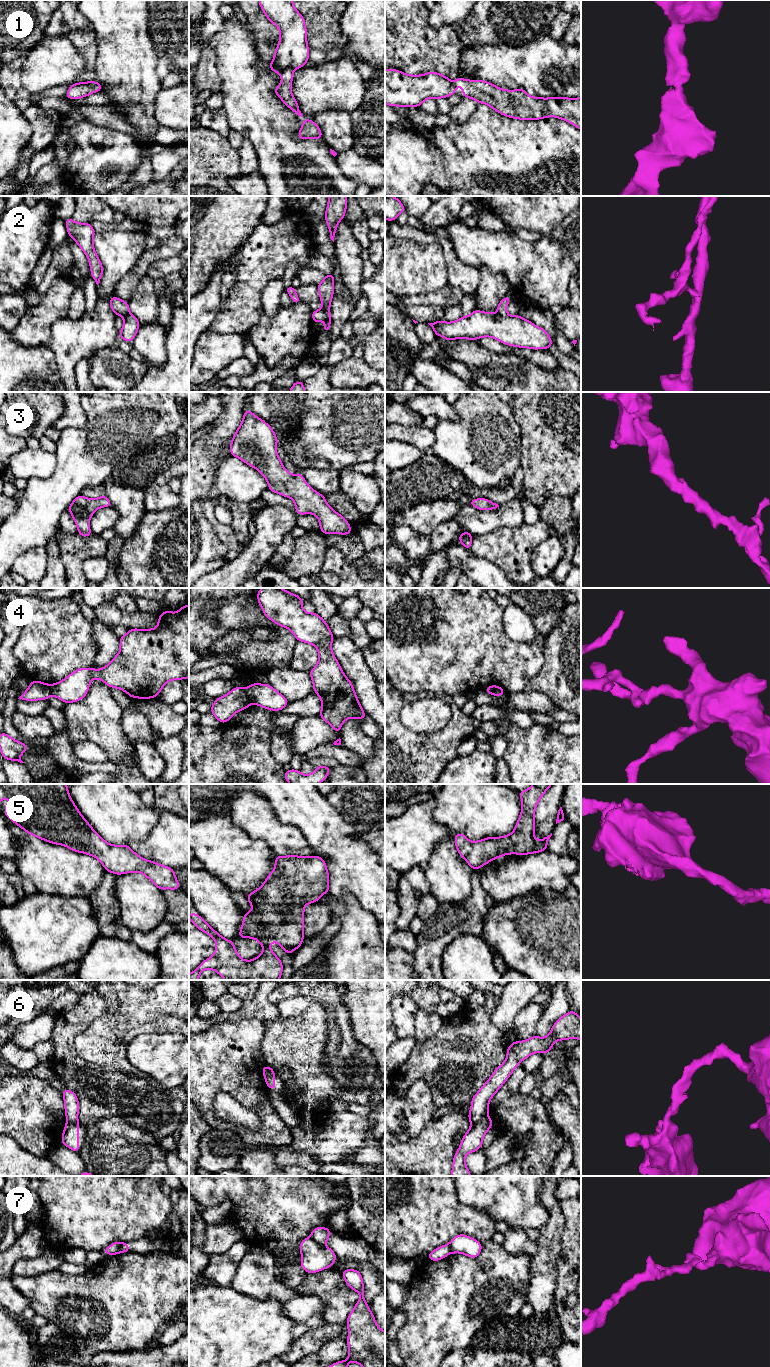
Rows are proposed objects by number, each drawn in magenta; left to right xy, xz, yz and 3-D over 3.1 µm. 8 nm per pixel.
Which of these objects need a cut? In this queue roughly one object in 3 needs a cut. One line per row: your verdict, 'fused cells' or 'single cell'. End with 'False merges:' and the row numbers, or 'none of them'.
1: single cell
2: fused cells
3: single cell
4: fused cells
5: single cell
6: fused cells
7: fused cells
False merges: 2, 4, 6, 7

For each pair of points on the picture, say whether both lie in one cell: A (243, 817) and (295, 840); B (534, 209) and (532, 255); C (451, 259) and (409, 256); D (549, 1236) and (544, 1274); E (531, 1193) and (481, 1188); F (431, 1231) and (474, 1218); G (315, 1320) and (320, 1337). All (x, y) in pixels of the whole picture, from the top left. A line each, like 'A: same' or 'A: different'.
A: same
B: different
C: different
D: same
E: same
F: same
G: different

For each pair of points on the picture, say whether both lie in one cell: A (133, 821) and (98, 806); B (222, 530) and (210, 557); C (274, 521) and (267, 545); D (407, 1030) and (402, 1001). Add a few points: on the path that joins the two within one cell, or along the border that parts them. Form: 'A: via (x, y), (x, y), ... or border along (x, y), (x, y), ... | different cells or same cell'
A: via (124, 817), (118, 815), (107, 806) | same cell
B: border along (206, 518), (218, 538), (229, 550) | different cells
C: via (271, 527), (267, 539) | same cell
D: via (404, 1023), (403, 1008) | same cell

